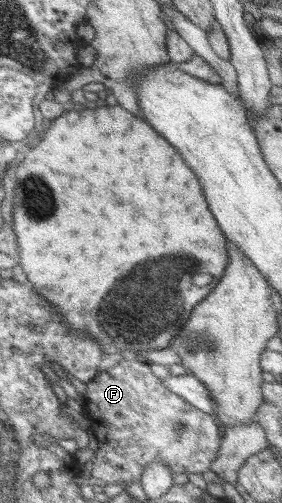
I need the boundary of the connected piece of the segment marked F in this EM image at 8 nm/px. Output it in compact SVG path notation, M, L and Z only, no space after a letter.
M126 356L106 371L99 371L86 383L84 414L91 423L90 430L99 441L94 458L88 463L92 481L101 479L108 485L126 487L139 482L146 467L153 462L163 464L172 474L202 474L209 471L220 448L222 430L212 414L192 407L188 401L170 393L164 381L150 371L150 365L141 359Z

